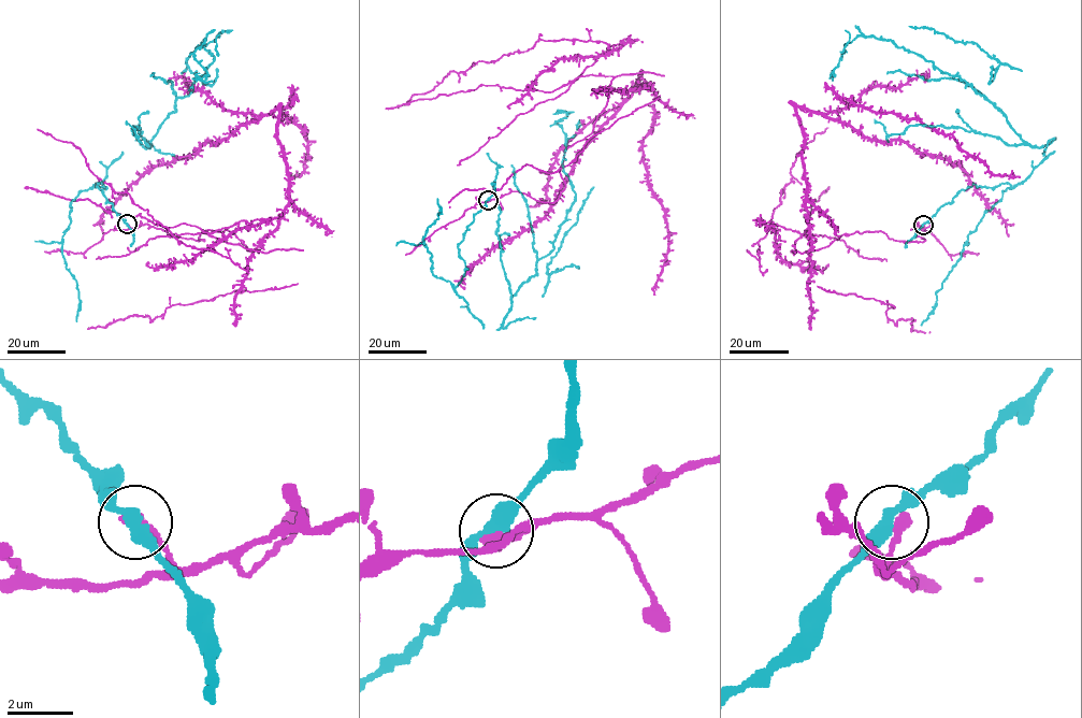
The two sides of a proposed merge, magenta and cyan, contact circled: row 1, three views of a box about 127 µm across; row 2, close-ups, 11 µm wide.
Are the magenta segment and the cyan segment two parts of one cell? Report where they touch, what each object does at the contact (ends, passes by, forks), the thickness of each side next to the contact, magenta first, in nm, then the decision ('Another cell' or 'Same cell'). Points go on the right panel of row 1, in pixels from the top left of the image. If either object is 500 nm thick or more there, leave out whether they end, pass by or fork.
Place: (923, 225). At the ring magenta ends. At the ring cyan passes by. Thickness 380 nm (magenta) against 360 nm. Another cell

